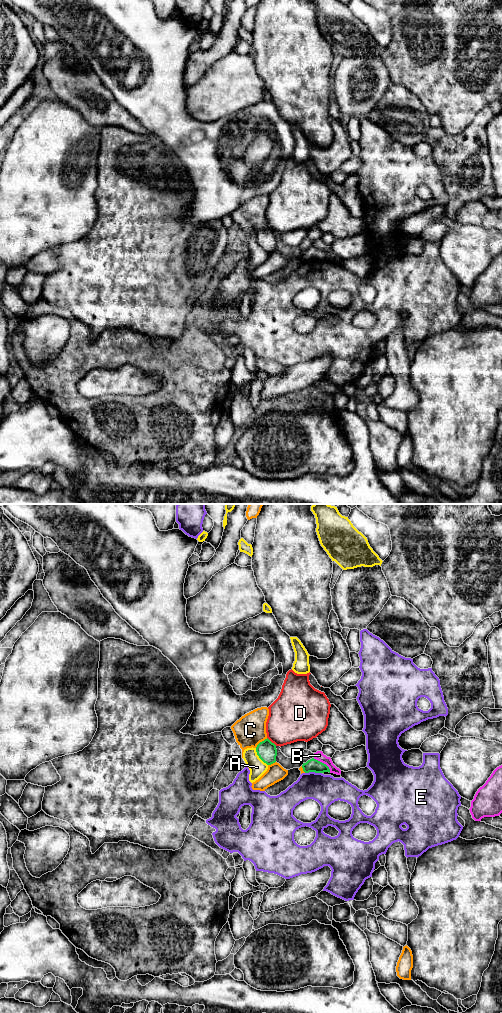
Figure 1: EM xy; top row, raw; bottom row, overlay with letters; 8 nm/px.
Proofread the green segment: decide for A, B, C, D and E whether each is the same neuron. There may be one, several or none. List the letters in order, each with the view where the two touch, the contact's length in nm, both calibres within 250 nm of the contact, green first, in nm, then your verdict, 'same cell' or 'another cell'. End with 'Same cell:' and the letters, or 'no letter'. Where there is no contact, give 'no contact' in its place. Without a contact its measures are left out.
A: xy | 170 nm | 160/140 nm | another cell
B: xy | 180 nm | 110/70 nm | another cell
C: xy | 130 nm | 160/240 nm | another cell
D: xy | 100 nm | 160/380 nm | another cell
E: xy | 140 nm | 110/240 nm | another cell
Same cell: no letter

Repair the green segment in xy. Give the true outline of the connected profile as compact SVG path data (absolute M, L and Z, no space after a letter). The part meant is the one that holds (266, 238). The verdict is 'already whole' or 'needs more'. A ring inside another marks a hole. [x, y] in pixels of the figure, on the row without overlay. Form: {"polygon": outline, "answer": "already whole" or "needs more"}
{"polygon": "M268 226L257 233L256 240L259 246L267 253L271 253L276 250L276 233Z", "answer": "already whole"}

